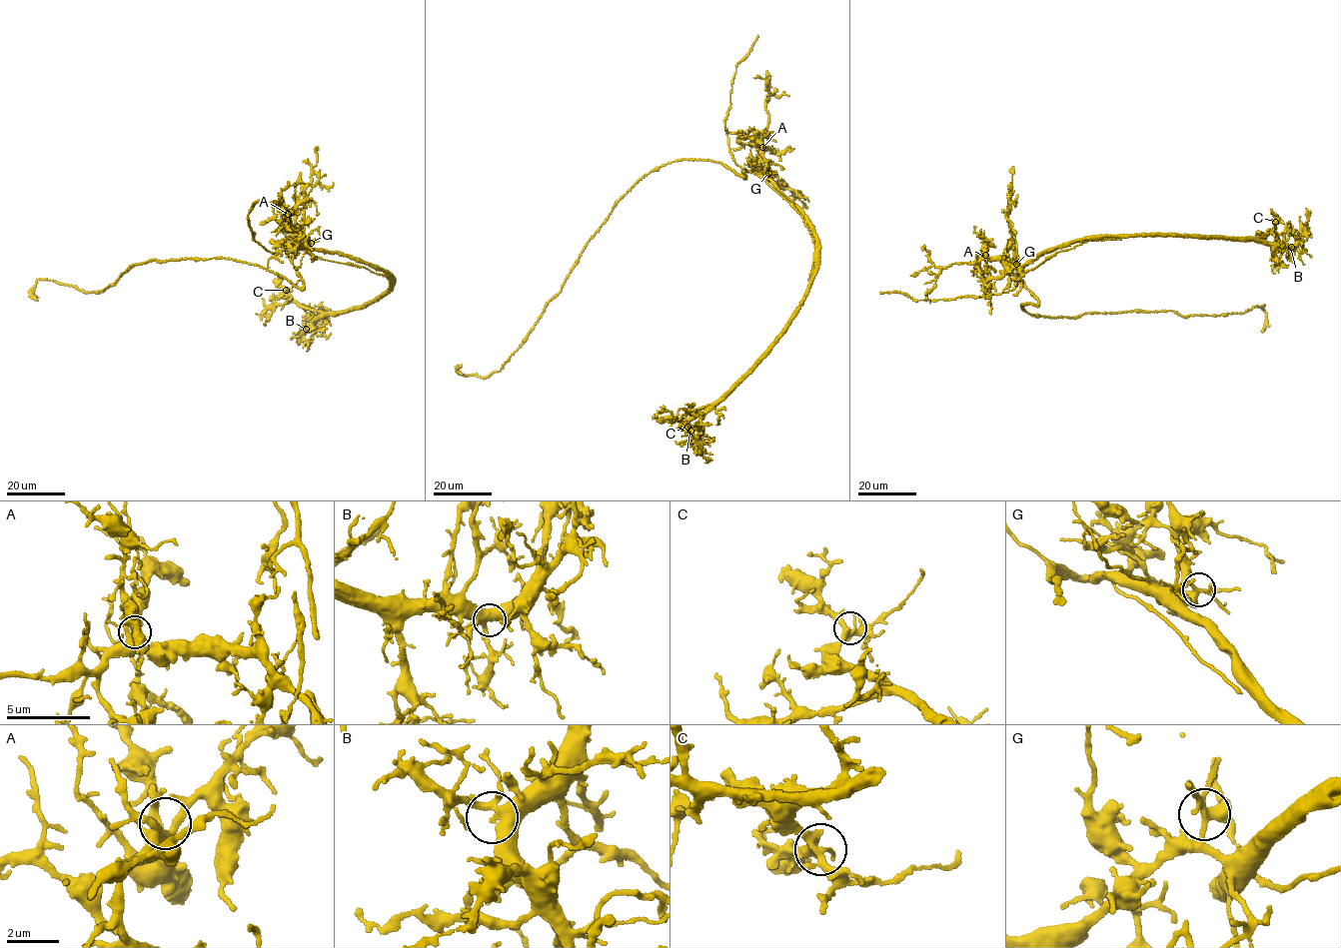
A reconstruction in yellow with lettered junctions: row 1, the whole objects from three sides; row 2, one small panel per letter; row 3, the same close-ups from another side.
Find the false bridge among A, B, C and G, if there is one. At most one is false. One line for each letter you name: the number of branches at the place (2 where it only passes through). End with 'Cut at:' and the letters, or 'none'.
G: branches 4
Cut at: G

